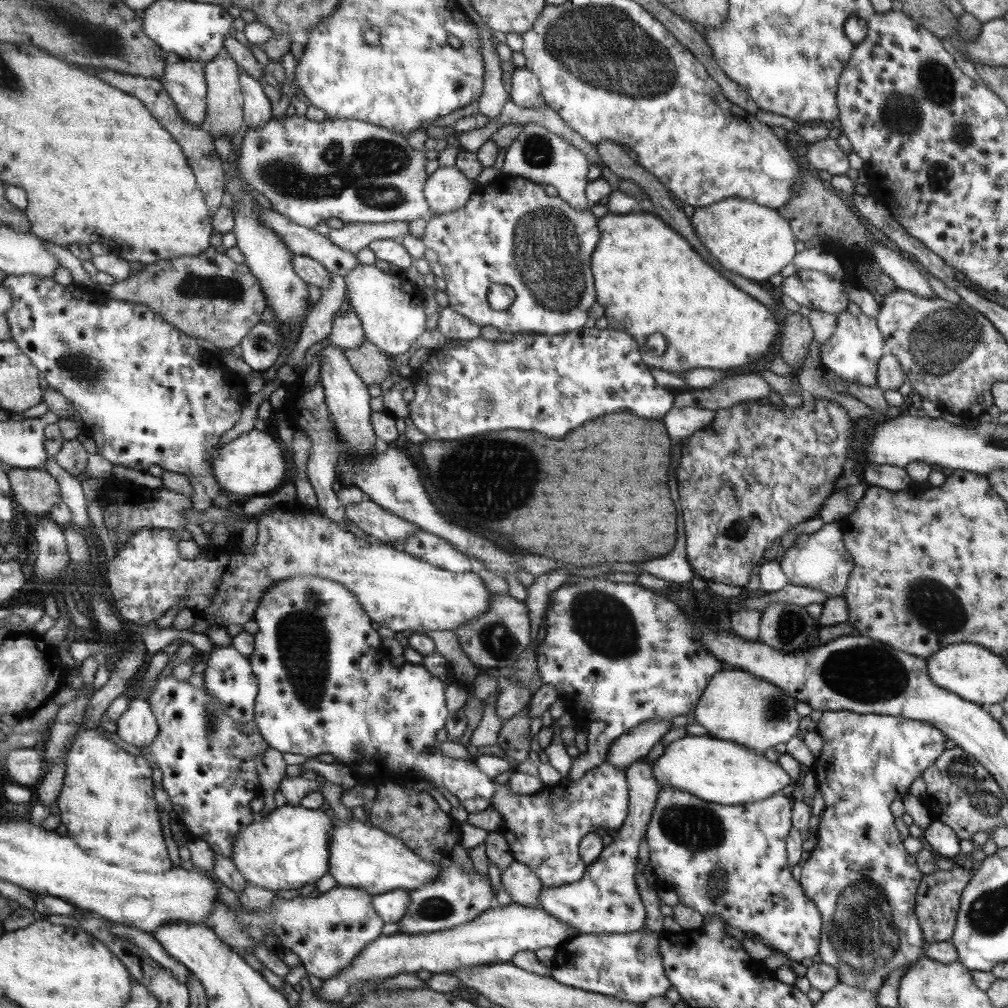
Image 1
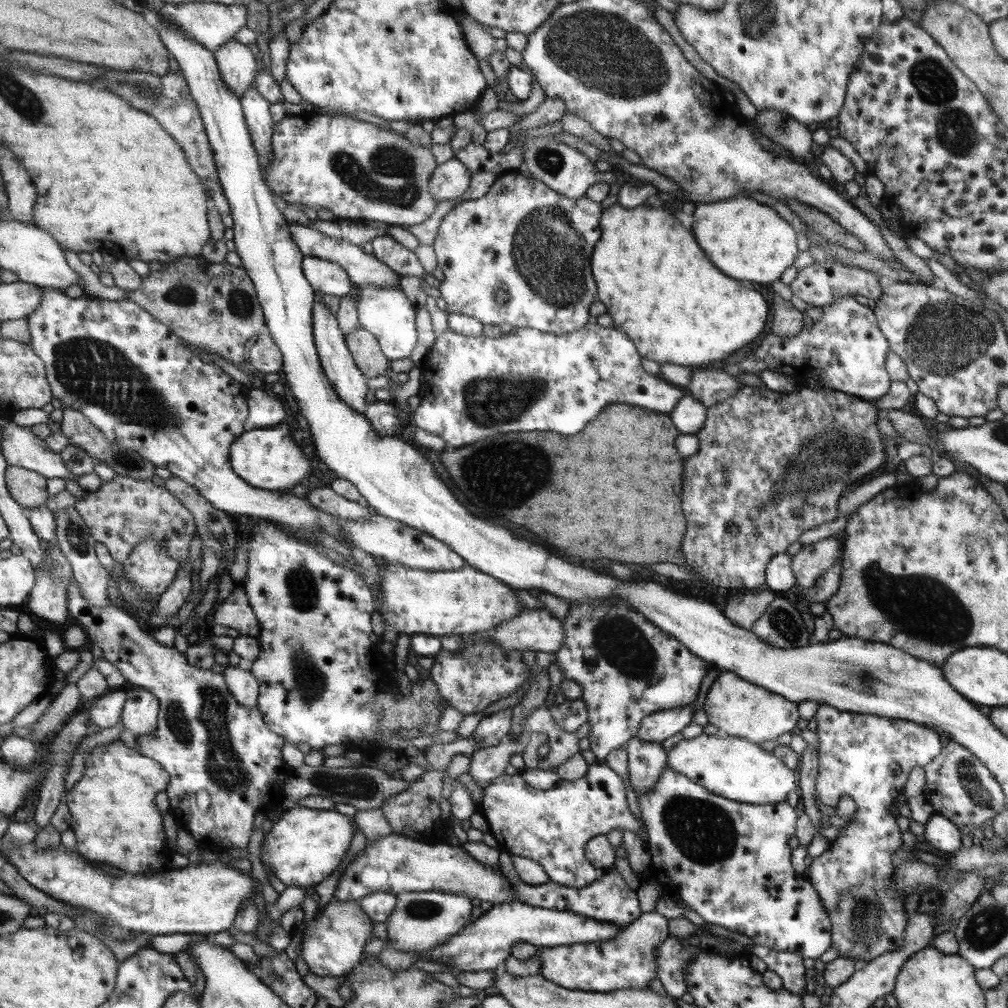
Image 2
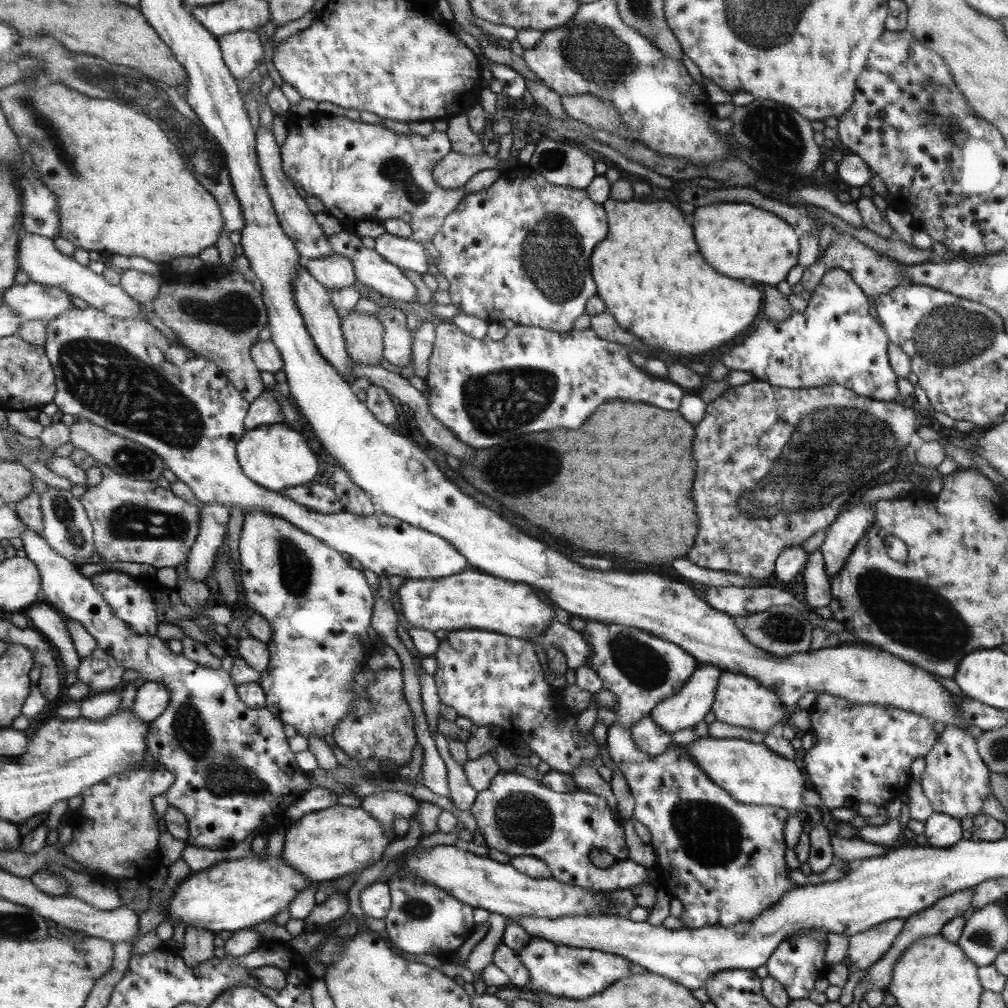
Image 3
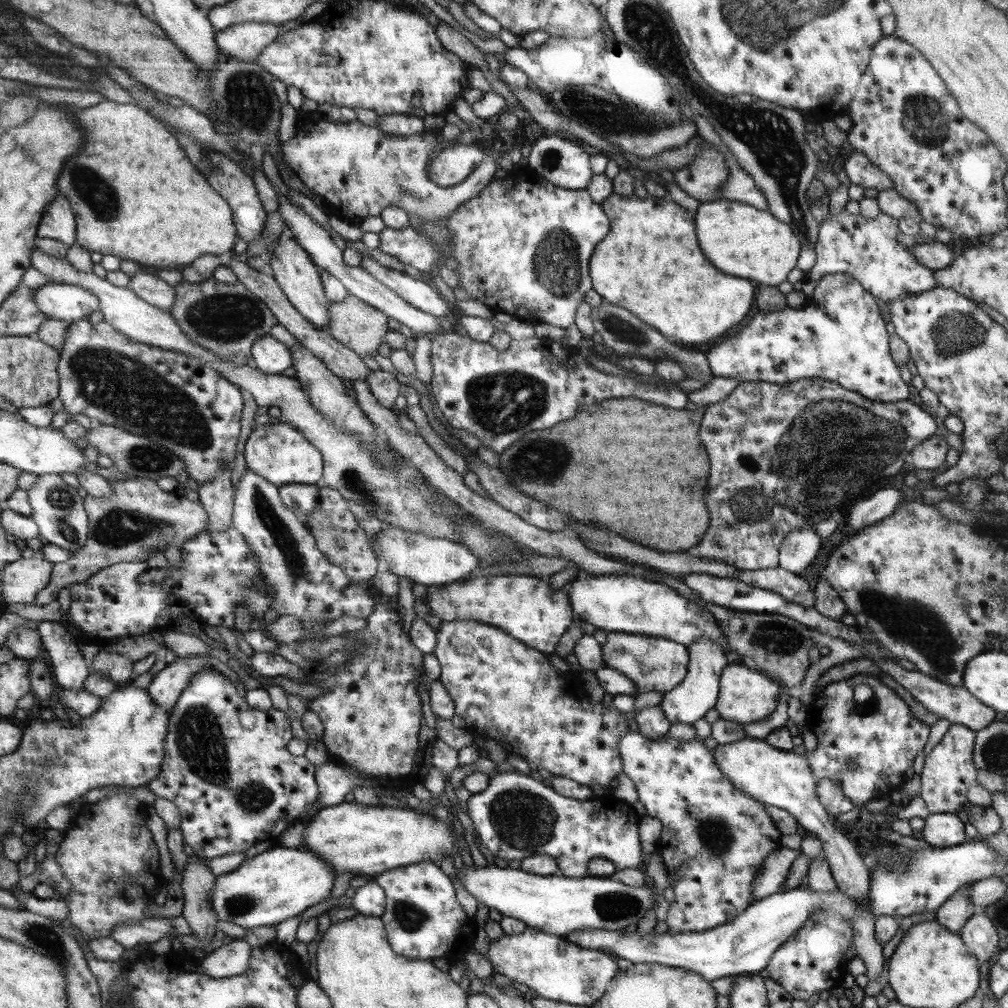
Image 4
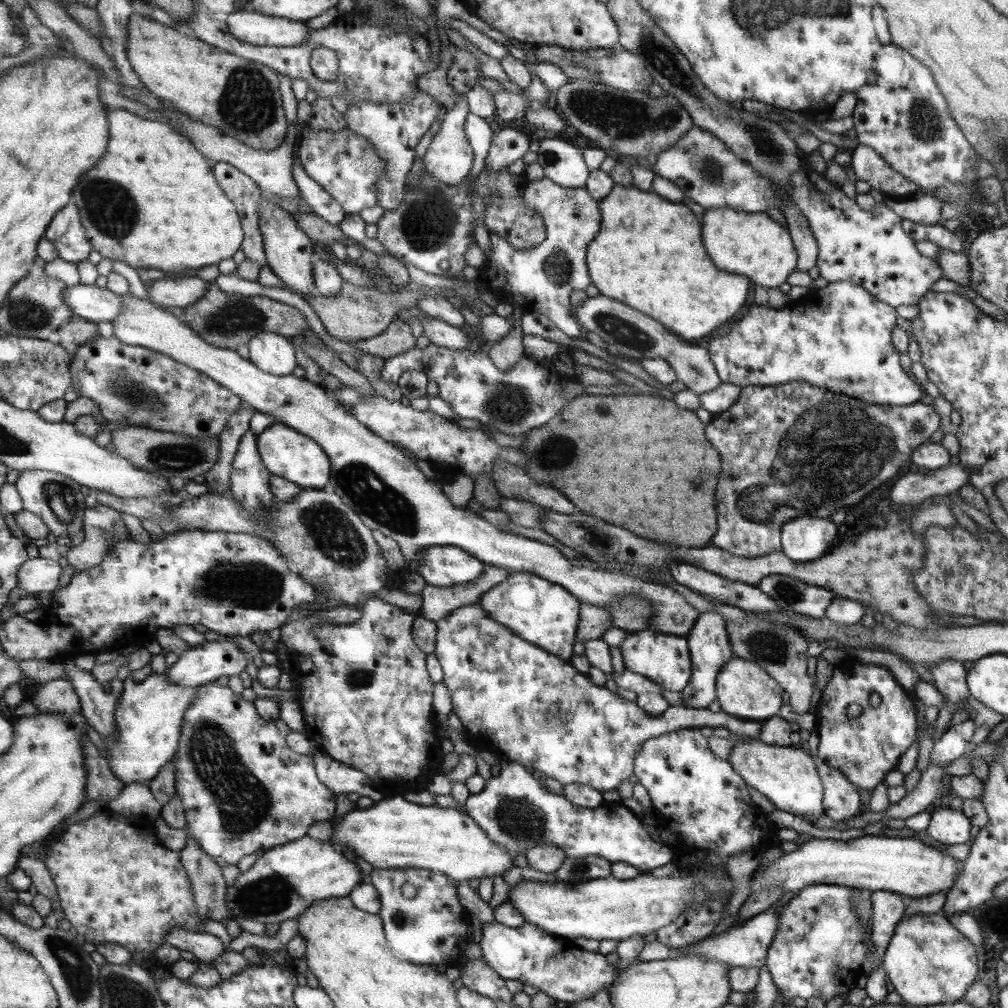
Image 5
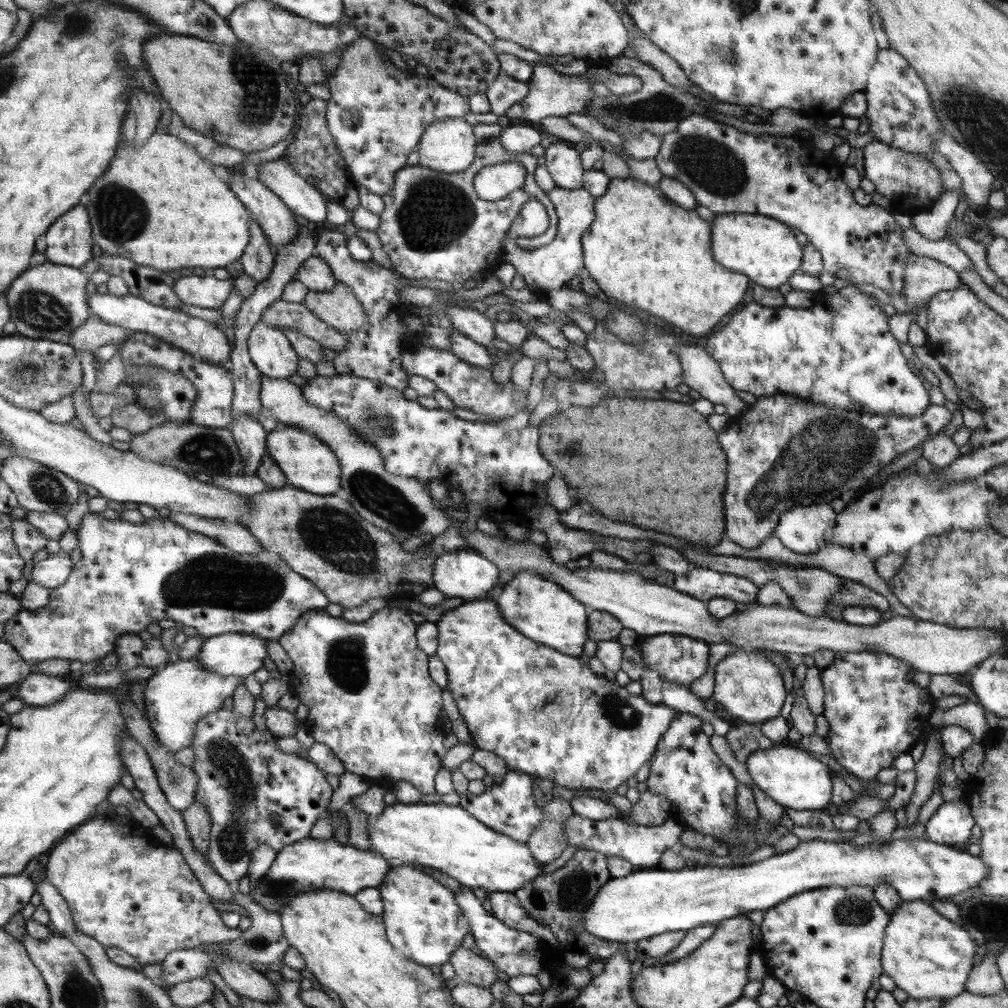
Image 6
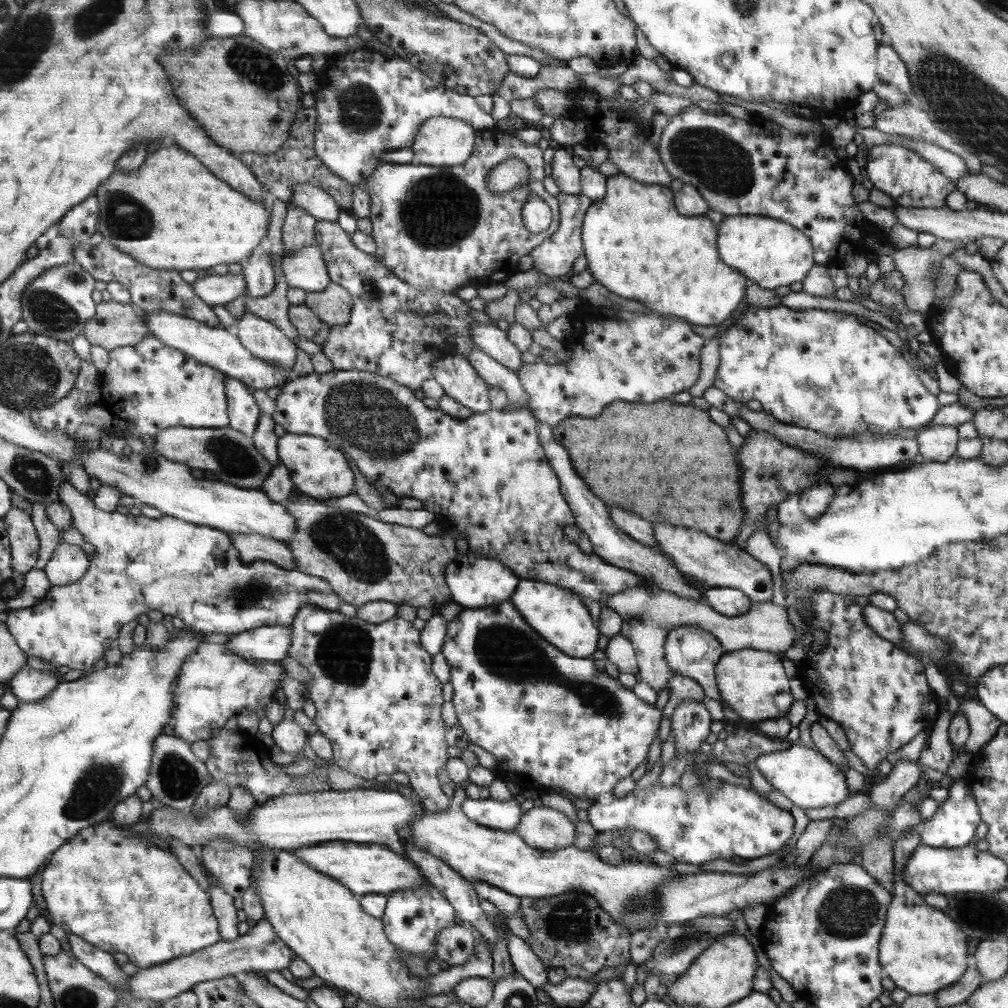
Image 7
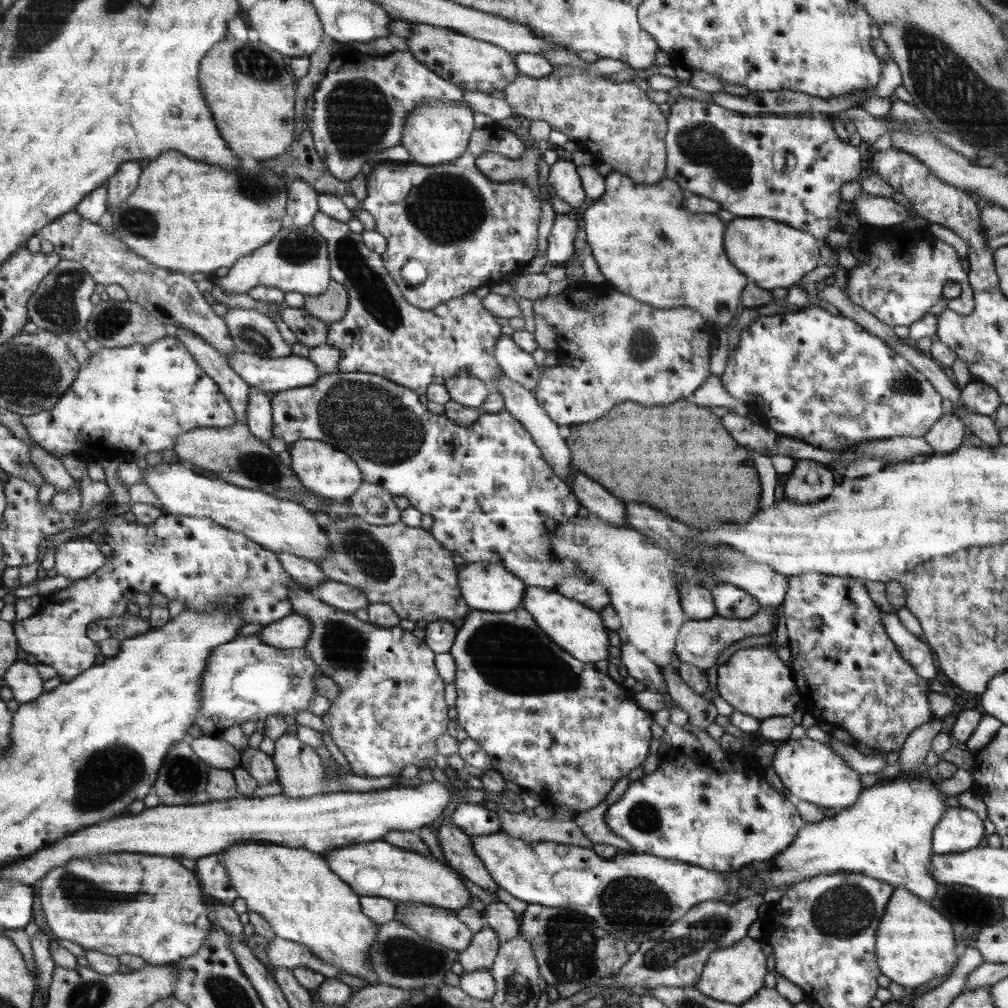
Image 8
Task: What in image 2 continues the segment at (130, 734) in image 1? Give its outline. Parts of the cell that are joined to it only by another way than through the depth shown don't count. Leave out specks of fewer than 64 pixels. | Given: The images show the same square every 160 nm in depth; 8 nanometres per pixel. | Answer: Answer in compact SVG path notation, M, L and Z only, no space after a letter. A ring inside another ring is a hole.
M127 687L125 708L122 715L124 728L138 737L152 734L156 730L160 703L149 693L138 687Z

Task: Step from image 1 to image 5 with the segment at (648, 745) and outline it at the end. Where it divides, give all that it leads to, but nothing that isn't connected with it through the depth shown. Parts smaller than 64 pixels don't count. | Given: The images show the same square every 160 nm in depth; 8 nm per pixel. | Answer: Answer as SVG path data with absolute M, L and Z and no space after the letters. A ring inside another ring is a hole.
M714 610L699 613L686 637L692 656L692 677L689 678L688 685L681 690L681 706L706 709L715 700L715 680L721 666L732 658L723 619Z

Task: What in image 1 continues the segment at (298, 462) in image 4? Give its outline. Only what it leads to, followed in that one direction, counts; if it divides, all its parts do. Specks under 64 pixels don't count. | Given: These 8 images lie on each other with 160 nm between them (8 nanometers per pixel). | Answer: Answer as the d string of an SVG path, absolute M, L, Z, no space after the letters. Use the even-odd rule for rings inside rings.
M255 429L241 433L222 445L212 458L212 477L224 492L237 496L237 505L241 503L241 498L244 501L251 496L261 495L261 492L273 490L283 476L283 468L285 466L277 442L269 434Z

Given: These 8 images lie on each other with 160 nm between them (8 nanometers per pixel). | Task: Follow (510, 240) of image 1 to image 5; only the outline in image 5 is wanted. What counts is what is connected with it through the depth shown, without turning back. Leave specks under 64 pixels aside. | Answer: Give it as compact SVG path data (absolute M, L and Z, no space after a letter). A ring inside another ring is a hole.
M541 178L529 182L521 192L527 209L535 211L545 224L545 240L526 249L513 248L500 236L489 233L489 254L483 258L476 282L505 302L503 295L521 296L521 312L546 316L565 336L579 336L578 322L569 310L569 294L573 290L584 290L591 283L586 264L589 243L595 240L600 230L602 216L599 204L585 188L569 189L557 186L551 179Z

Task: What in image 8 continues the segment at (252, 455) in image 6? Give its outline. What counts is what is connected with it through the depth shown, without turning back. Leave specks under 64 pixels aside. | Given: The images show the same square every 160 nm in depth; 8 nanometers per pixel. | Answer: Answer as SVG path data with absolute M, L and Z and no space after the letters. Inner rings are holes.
M177 326L175 337L186 346L186 350L189 350L204 373L220 387L221 394L228 399L229 406L232 406L233 414L236 414L238 422L244 422L249 401L248 383L233 372L223 354L209 346L193 332Z

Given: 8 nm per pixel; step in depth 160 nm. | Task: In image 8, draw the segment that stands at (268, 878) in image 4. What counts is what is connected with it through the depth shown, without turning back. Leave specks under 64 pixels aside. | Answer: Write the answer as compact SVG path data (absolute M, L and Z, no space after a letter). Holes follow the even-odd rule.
M383 840L337 847L320 855L327 862L329 870L360 896L421 903L450 912L456 912L470 902L469 892L459 879L460 874L431 855L415 854Z

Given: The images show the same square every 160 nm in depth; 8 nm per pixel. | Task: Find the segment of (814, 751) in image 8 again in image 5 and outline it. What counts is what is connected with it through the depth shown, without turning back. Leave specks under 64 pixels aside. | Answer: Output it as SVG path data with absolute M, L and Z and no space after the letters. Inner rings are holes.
M759 740L732 744L728 762L749 788L763 794L773 806L783 812L802 816L805 821L816 822L824 814L822 807L823 786L809 753L793 746L773 746Z

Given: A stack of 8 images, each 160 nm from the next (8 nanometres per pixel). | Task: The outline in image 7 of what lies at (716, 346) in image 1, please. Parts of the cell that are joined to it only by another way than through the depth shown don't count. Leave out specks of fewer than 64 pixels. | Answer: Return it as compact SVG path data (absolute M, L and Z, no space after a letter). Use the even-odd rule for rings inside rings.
M616 175L606 178L606 192L601 201L593 201L592 206L584 216L584 230L581 230L581 239L584 240L584 255L586 258L586 268L590 271L592 279L595 283L599 283L609 292L627 298L627 300L637 300L641 304L647 304L649 310L653 310L653 314L657 312L659 316L675 316L682 318L689 325L699 324L699 326L717 326L723 320L727 320L731 316L731 312L737 308L737 304L743 300L745 294L745 278L741 274L737 274L733 268L725 266L720 261L719 254L715 252L715 226L711 224L711 220L707 220L706 216L697 215L681 215L676 211L673 201L673 194L667 185L641 184L635 179L628 178L624 175Z

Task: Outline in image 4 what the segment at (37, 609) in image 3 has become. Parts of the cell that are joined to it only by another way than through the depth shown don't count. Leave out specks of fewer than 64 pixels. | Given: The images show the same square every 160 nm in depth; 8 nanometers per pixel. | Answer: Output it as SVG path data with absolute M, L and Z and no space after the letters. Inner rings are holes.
M40 621L37 631L47 650L47 659L59 687L85 691L85 682L92 672L77 646L79 642L61 622Z

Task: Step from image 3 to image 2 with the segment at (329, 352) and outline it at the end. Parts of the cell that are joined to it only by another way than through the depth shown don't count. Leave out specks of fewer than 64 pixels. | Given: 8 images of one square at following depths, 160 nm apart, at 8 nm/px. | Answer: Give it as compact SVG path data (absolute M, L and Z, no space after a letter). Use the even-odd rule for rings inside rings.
M312 300L312 310L312 335L315 339L315 349L319 355L321 370L324 371L325 378L331 382L332 389L336 391L341 402L344 402L351 410L363 413L365 394L367 394L365 375L361 374L348 351L348 345L344 341L344 334L340 331L335 315L333 316L322 303L316 300Z

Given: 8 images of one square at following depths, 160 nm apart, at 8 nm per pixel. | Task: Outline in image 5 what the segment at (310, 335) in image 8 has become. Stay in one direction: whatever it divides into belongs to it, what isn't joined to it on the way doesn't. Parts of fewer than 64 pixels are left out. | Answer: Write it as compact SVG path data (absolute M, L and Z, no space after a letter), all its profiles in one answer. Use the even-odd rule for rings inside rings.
M213 282L205 287L205 296L183 308L182 321L195 331L205 342L214 347L234 350L247 345L261 332L293 337L301 334L308 326L295 308L261 296L227 296ZM397 315L379 336L356 340L349 344L365 354L380 356L383 359L403 354L406 350L413 348L416 341L409 328L410 323L408 319Z

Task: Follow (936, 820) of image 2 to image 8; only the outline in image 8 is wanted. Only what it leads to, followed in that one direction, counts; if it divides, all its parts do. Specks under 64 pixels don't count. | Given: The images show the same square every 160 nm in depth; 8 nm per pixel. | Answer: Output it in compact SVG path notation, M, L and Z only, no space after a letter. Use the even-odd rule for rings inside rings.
M961 805L947 807L932 830L932 854L960 853L983 838L983 826L975 811Z

